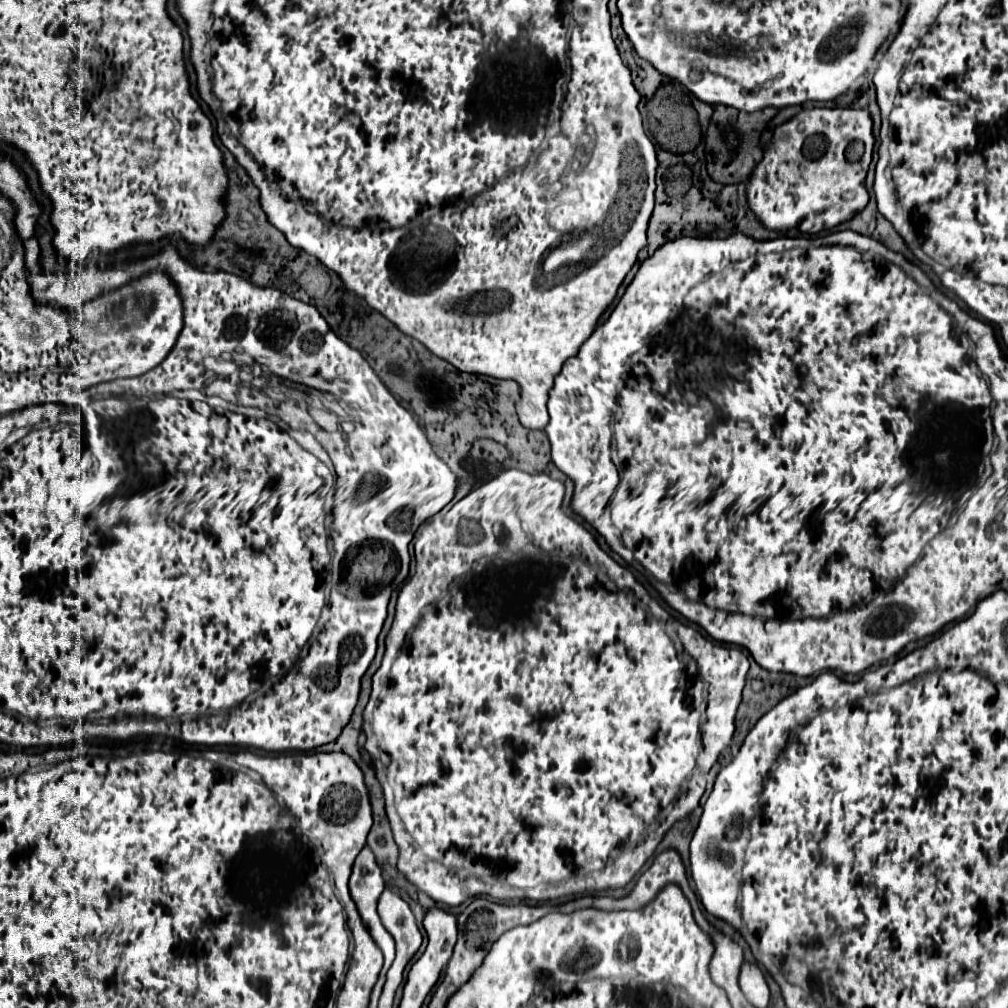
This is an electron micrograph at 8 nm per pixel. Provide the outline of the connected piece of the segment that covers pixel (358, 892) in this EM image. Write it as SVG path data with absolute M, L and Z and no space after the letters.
M363 848L353 864L353 874L349 880L349 890L351 890L351 898L357 904L357 910L363 918L365 928L369 930L369 934L373 936L375 944L381 948L383 956L385 956L385 964L381 970L381 978L377 982L377 988L383 986L383 978L385 972L389 970L393 958L395 958L395 940L393 936L383 928L379 914L377 914L377 900L381 896L381 892L385 890L385 882L381 876L381 870L375 862L375 856L371 852L371 848Z

